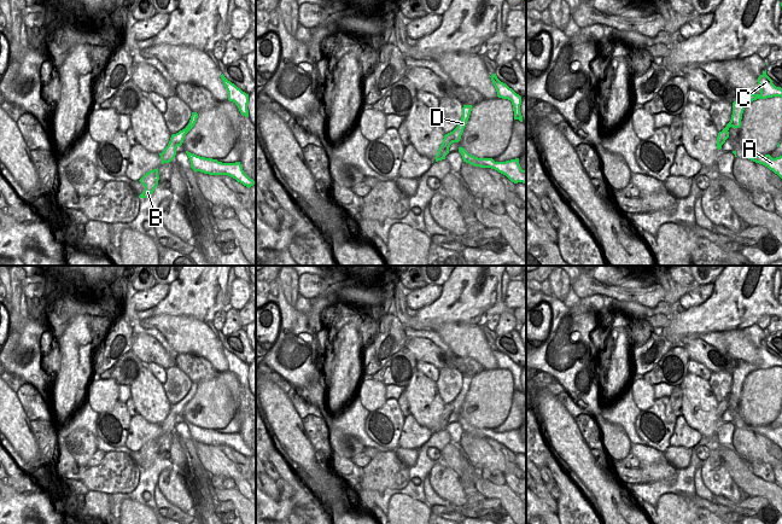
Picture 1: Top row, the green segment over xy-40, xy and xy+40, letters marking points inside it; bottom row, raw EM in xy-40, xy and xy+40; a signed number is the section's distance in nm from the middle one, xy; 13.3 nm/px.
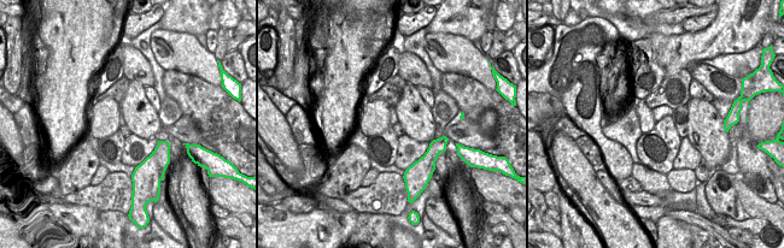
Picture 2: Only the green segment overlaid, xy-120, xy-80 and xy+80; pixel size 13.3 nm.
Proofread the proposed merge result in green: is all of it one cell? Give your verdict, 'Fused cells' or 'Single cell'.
Fused cells.

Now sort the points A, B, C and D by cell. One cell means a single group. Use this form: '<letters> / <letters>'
A C D / B

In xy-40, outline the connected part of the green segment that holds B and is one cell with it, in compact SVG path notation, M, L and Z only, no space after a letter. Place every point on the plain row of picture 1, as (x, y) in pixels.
M158 438L146 443L139 452L145 456L145 461L139 466L140 468L148 468L158 455Z

